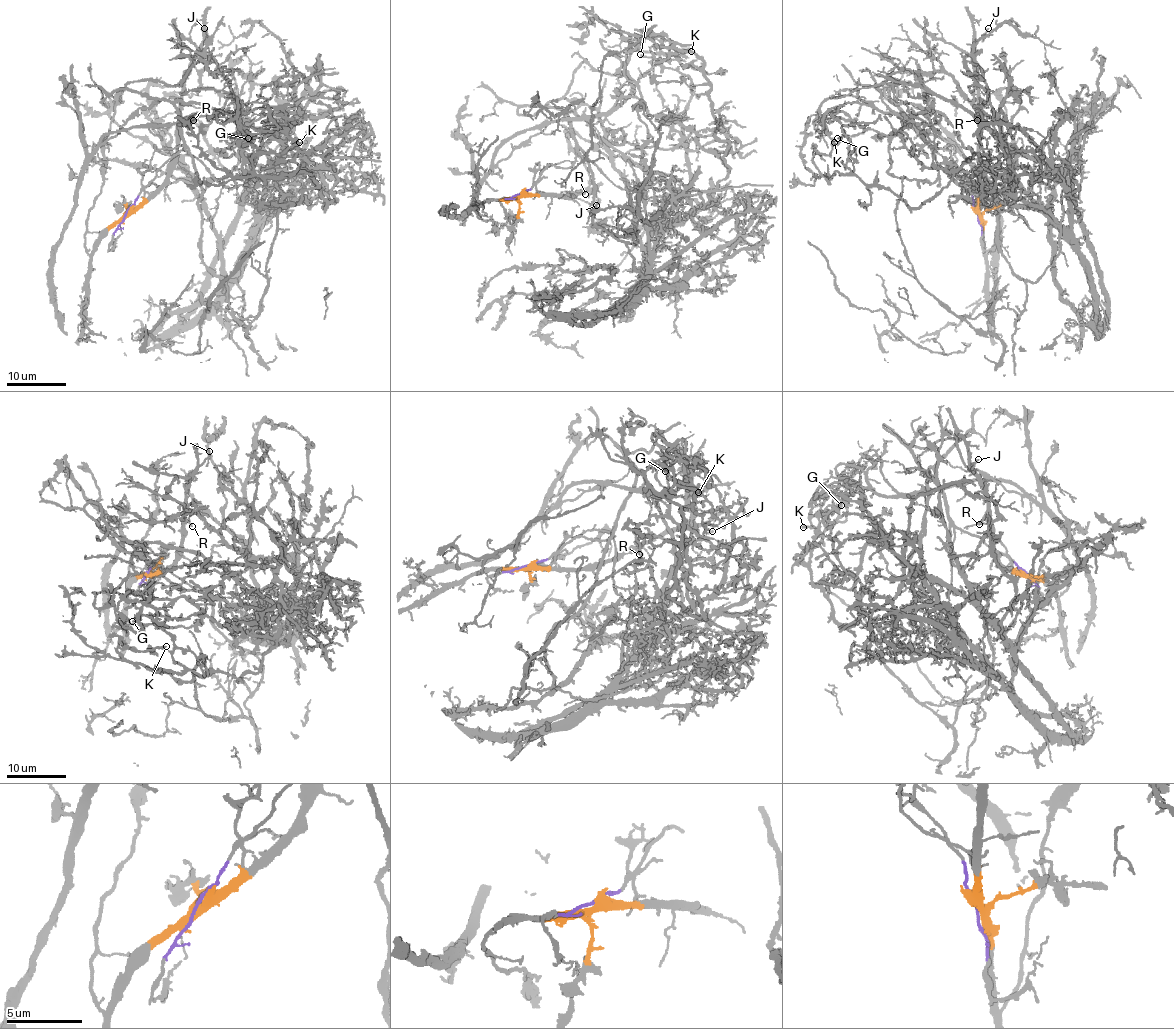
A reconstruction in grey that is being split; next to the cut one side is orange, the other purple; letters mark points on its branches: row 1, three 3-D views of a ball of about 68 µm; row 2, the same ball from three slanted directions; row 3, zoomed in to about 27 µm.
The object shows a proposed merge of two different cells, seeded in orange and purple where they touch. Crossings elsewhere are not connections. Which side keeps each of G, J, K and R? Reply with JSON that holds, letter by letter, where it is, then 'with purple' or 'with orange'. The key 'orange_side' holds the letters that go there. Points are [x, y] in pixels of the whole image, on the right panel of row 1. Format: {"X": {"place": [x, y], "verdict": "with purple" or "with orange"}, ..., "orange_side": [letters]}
{"G": {"place": [837, 138], "verdict": "with purple"}, "J": {"place": [988, 28], "verdict": "with orange"}, "K": {"place": [834, 142], "verdict": "with purple"}, "R": {"place": [977, 120], "verdict": "with orange"}, "orange_side": ["J", "R"]}

